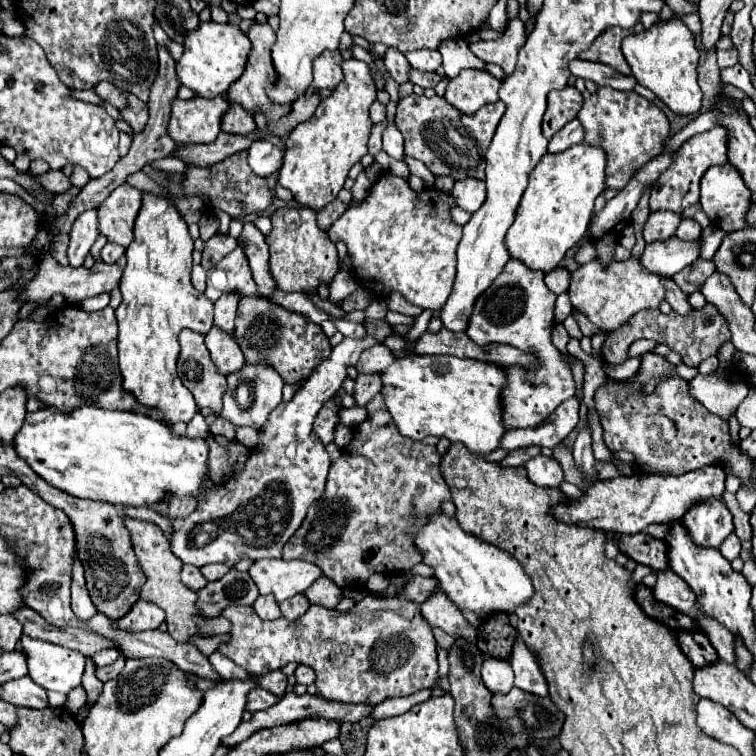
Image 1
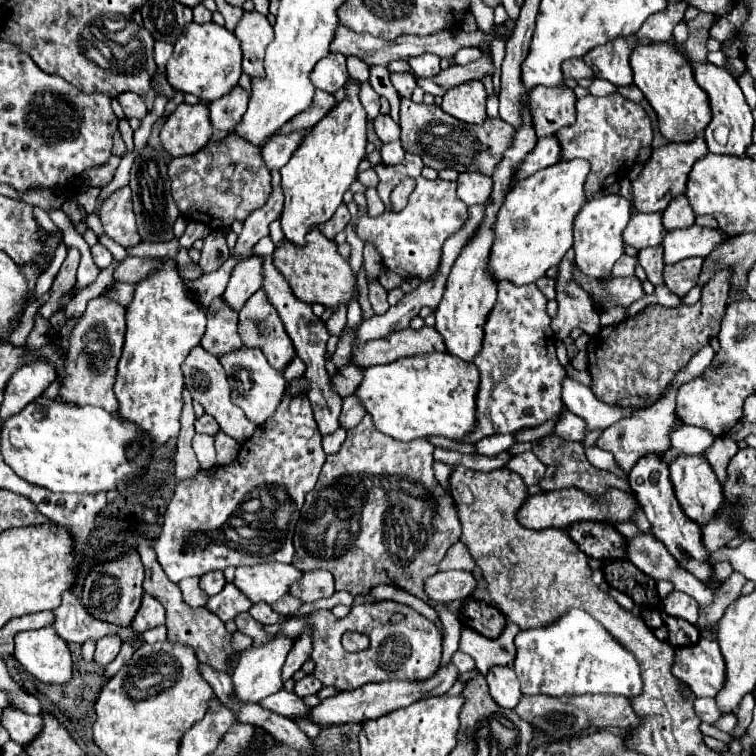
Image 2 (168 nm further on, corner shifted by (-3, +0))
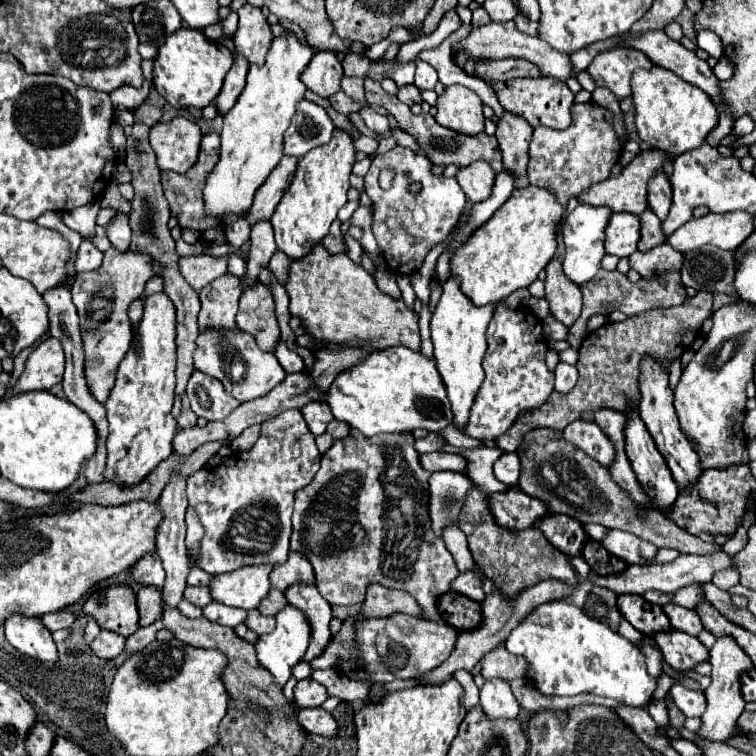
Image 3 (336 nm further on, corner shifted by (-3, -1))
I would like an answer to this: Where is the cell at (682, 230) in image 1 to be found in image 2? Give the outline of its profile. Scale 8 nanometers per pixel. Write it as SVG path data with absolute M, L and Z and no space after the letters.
M678 196L678 200L674 200L670 208L666 208L666 212L662 214L662 220L666 224L666 230L682 230L682 228L690 228L696 216L694 216L692 206L688 204L688 198Z

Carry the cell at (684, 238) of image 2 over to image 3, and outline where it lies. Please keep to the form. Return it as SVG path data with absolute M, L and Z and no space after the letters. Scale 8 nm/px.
M746 211L724 215L708 213L706 217L692 217L690 221L686 221L668 237L668 243L680 253L698 249L702 245L716 245L726 251L736 251L752 233L754 217L750 217L750 213Z

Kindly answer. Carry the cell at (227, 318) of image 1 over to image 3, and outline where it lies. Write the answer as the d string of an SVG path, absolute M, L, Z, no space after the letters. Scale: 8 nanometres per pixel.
M258 221L256 225L252 225L250 243L252 243L252 247L250 247L250 259L246 261L248 275L242 279L244 287L258 283L260 269L268 265L272 253L276 251L276 243L274 243L274 233L272 233L270 221Z

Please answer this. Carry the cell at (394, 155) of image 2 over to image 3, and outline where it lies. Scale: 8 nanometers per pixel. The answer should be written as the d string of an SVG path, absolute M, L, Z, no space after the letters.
M362 135L362 137L356 137L356 139L354 139L354 149L356 149L356 151L362 151L362 153L366 153L366 155L370 155L370 153L374 153L374 151L378 149L378 143L376 143L374 139Z

